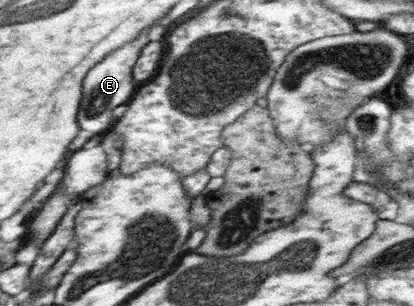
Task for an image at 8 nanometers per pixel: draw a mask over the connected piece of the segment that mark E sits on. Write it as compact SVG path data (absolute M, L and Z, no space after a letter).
M151 26L151 28L147 28L147 30L143 30L141 34L143 34L143 38L139 38L139 42L135 42L135 44L131 44L131 46L123 46L117 54L111 54L109 58L107 58L107 62L101 62L95 70L91 70L89 76L87 76L87 90L85 90L85 102L83 102L83 108L81 108L80 118L81 125L83 130L91 130L91 132L95 132L95 134L100 134L101 132L109 132L113 126L116 126L119 119L115 117L115 108L119 108L119 106L123 106L123 104L129 104L132 98L135 96L135 90L137 90L137 84L135 84L135 75L134 70L139 62L139 56L141 56L141 52L143 52L143 48L149 44L149 40L151 40L151 29L155 26Z

